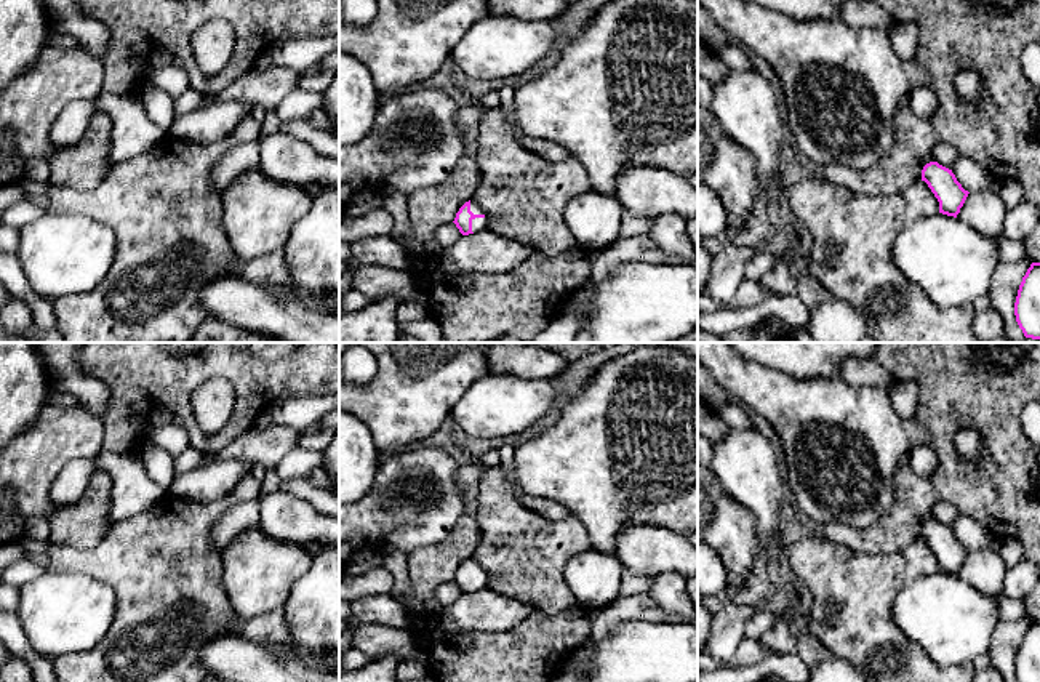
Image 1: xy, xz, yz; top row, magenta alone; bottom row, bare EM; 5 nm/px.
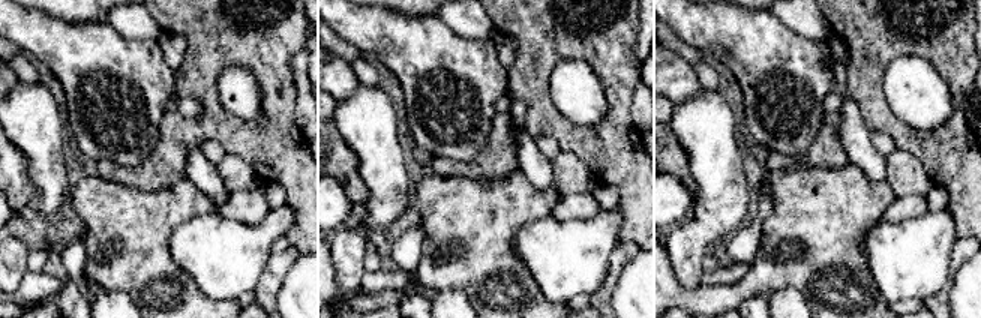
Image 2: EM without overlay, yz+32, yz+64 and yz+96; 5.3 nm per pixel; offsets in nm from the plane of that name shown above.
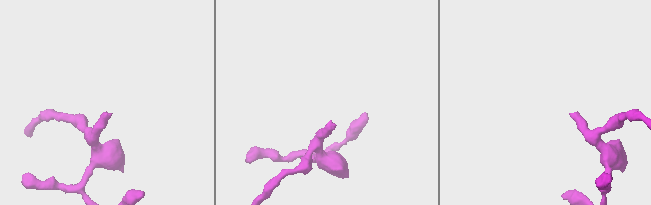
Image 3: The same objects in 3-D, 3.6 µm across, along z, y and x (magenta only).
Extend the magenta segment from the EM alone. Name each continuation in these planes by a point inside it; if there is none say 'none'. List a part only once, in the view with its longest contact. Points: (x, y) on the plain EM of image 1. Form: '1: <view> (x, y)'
1: xz (479, 583)

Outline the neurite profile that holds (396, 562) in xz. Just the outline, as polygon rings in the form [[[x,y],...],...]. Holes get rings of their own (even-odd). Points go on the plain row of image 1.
[[[389,551],[384,554],[382,565],[392,573],[394,576],[394,588],[389,592],[397,604],[403,608],[406,618],[411,624],[416,624],[416,615],[413,610],[406,605],[405,596],[410,588],[408,580],[408,556],[400,551]]]

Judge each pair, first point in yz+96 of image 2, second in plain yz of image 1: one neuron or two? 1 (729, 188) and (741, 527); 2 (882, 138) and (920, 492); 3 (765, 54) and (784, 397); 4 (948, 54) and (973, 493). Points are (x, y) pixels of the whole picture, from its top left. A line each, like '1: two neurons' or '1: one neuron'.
1: two neurons
2: two neurons
3: one neuron
4: one neuron

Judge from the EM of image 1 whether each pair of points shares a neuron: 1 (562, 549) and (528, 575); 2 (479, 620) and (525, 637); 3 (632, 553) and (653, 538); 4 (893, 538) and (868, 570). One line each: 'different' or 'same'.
1: same
2: different
3: same
4: different

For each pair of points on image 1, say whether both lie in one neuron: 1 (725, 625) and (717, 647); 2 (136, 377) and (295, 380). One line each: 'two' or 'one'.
1: one
2: one

